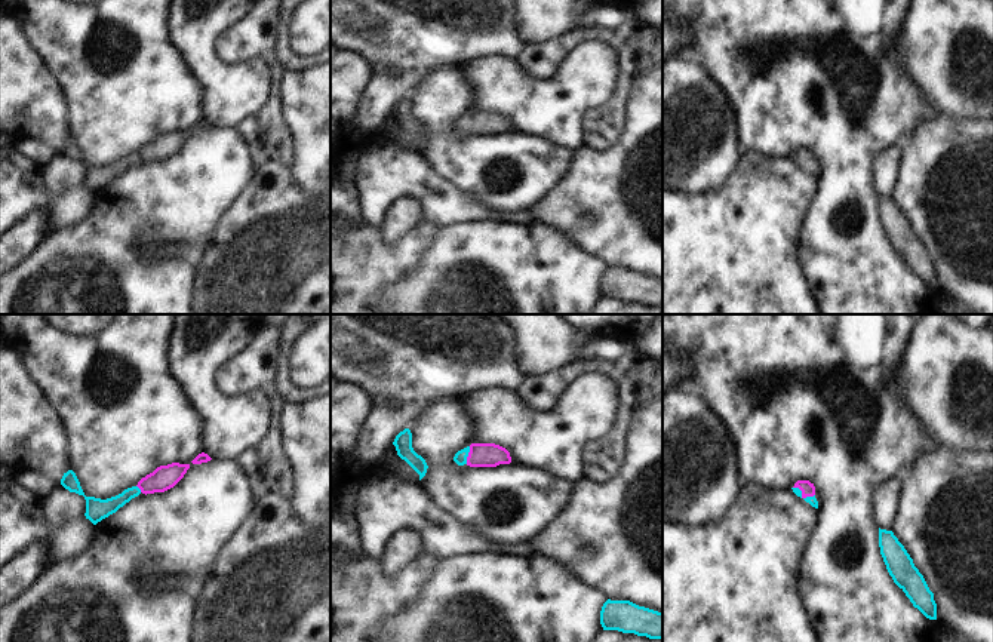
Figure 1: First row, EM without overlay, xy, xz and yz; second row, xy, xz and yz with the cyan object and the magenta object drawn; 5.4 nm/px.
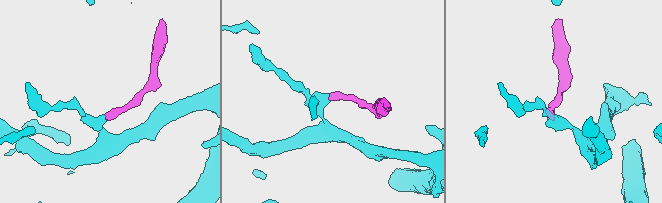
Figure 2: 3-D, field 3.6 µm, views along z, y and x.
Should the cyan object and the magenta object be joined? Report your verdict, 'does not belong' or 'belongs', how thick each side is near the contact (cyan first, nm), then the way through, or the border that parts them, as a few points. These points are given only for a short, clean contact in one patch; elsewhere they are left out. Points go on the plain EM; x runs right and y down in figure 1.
belongs; 70 nm thick on the cyan side, 130 nm on the other; runs through xz (460, 126), (467, 123), (480, 122)

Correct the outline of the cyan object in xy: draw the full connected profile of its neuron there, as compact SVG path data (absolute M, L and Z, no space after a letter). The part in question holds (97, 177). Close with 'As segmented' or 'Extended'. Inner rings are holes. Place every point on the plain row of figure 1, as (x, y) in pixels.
M172 130L167 133L157 135L153 141L142 145L136 154L124 157L122 162L101 168L95 165L86 165L80 150L73 138L64 141L61 147L61 153L70 160L76 160L83 163L86 168L86 187L89 187L93 193L116 181L120 175L129 171L132 166L142 162L154 162L165 160L173 156L187 141L190 132Z. Extended

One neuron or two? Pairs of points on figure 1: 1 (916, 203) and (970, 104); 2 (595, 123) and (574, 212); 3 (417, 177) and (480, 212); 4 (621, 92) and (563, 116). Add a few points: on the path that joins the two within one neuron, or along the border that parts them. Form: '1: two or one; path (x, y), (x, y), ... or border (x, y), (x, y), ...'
1: two; border (928, 116), (977, 119)
2: two; border (620, 134), (602, 150), (583, 146)
3: one; path (433, 193), (445, 205), (464, 211)
4: two; border (618, 63), (612, 94), (592, 107), (584, 120)

